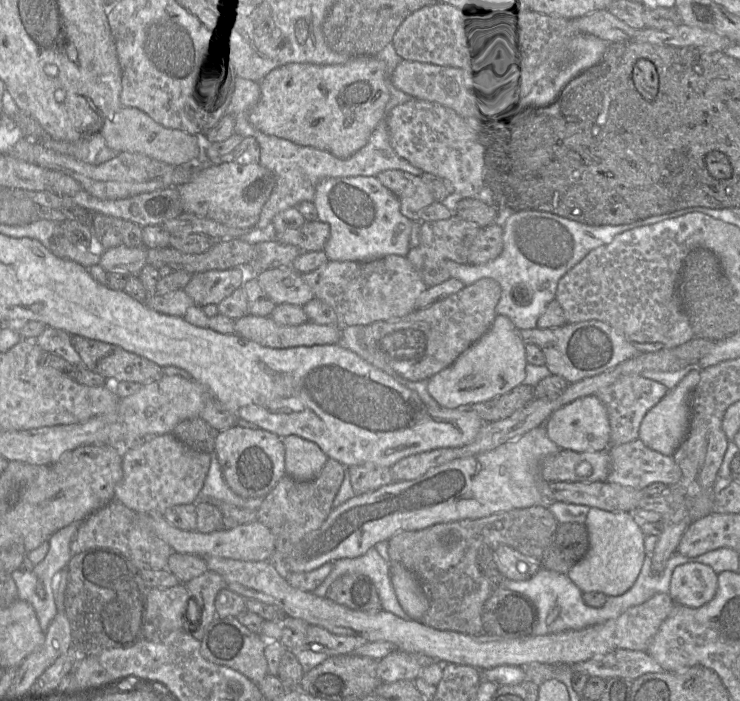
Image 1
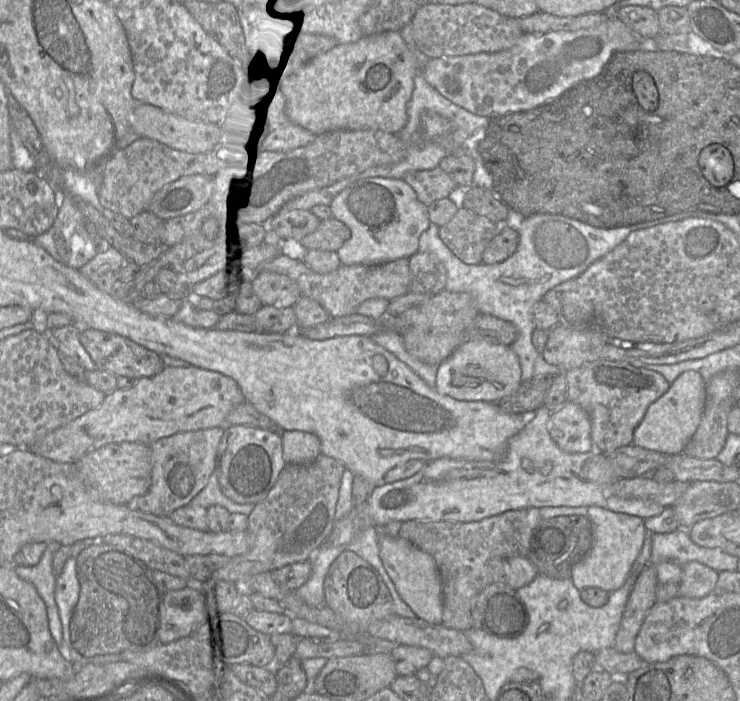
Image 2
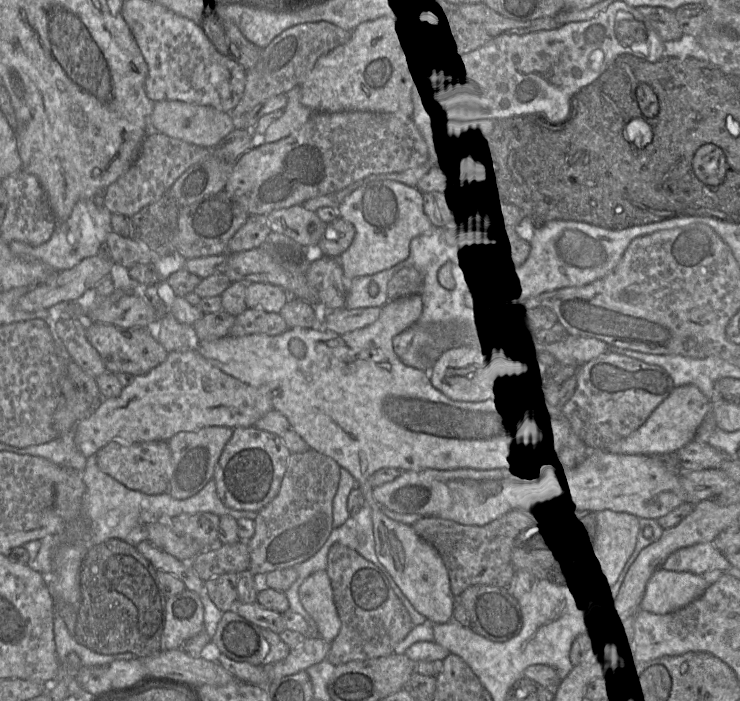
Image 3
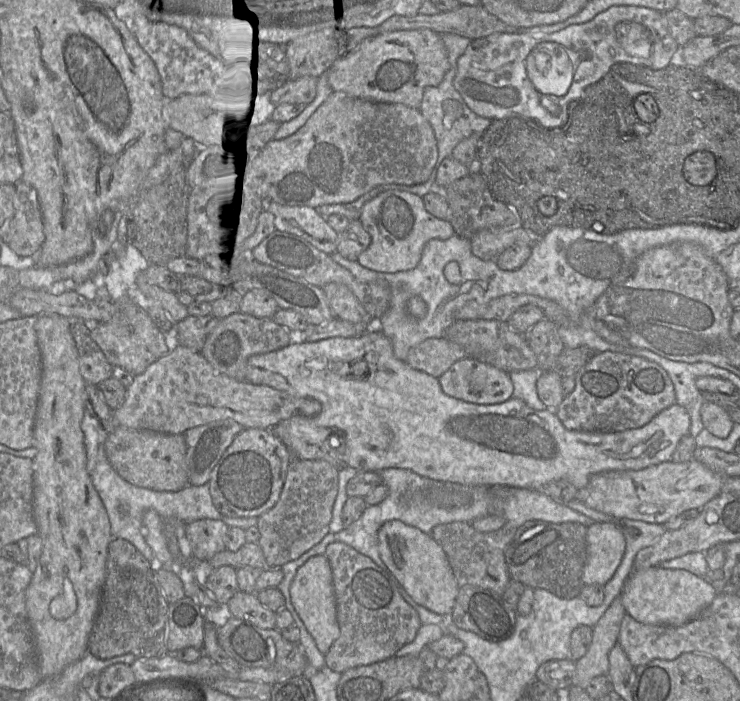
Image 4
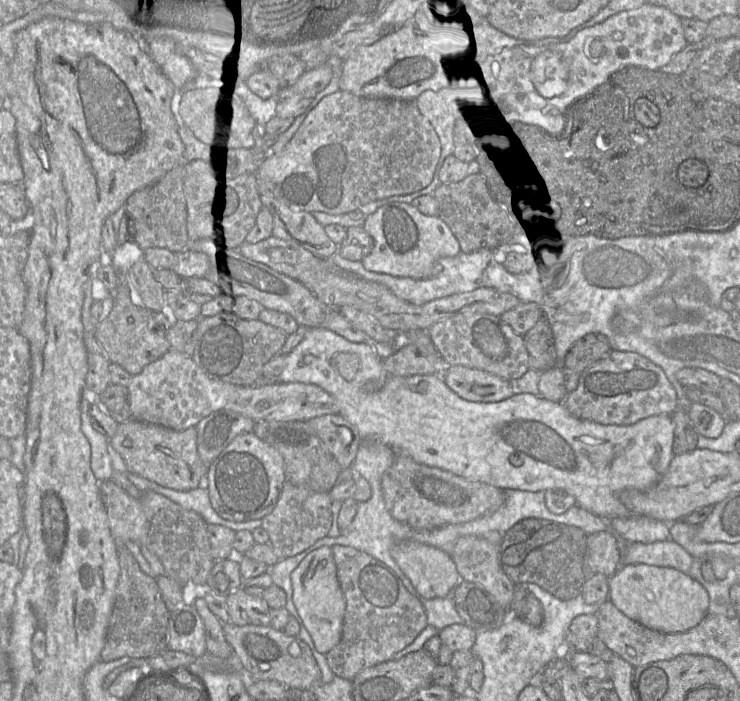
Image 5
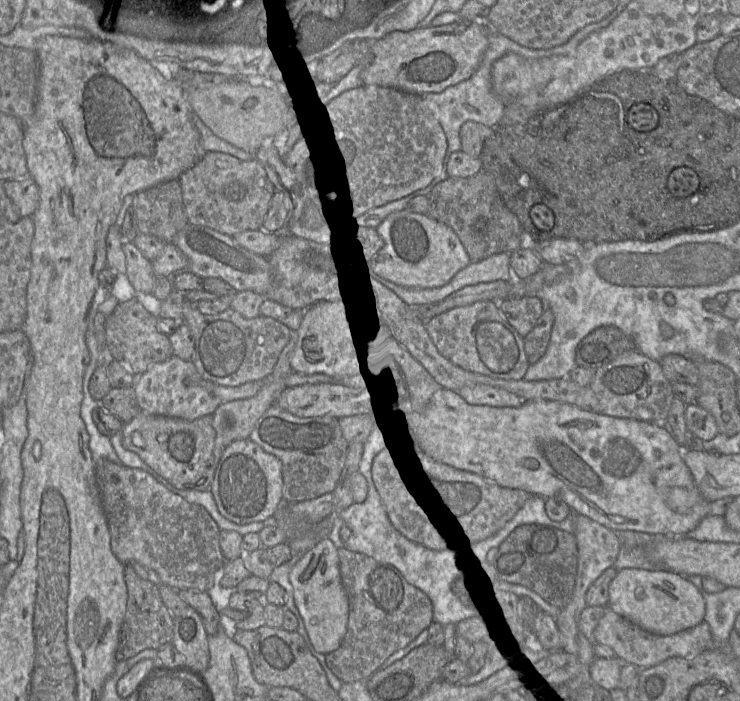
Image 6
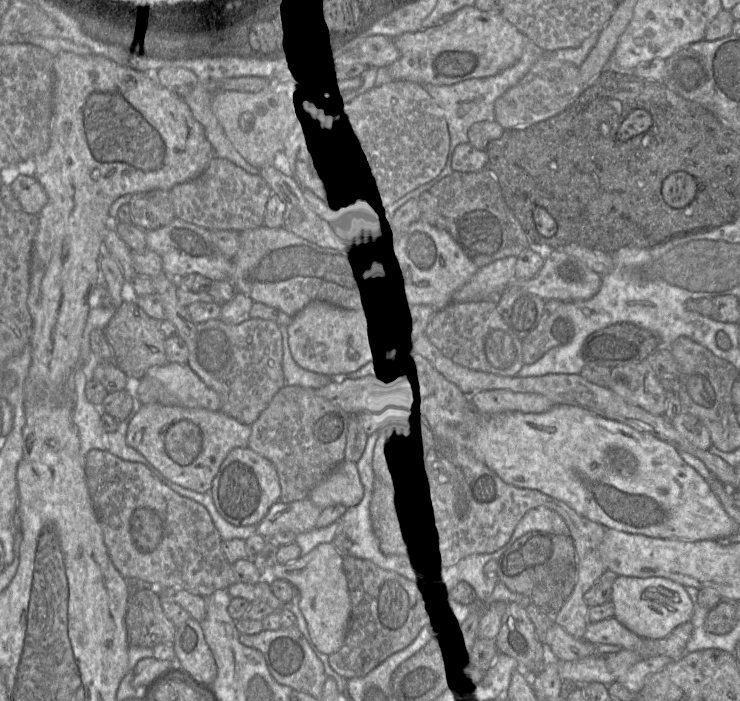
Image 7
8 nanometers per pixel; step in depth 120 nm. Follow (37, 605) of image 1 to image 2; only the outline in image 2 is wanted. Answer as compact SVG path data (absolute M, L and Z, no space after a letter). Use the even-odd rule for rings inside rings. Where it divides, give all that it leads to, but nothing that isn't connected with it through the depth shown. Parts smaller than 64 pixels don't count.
M48 542L40 561L34 566L14 566L16 574L23 580L32 583L43 599L48 617L48 626L57 645L62 645L62 627L58 607L55 601L56 575L53 571L53 555L61 545Z

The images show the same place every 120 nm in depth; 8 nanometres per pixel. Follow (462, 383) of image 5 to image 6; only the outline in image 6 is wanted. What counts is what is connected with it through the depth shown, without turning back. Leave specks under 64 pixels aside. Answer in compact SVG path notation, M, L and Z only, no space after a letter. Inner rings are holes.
M481 384L465 386L459 390L458 394L472 405L520 407L526 402L522 397L505 389Z

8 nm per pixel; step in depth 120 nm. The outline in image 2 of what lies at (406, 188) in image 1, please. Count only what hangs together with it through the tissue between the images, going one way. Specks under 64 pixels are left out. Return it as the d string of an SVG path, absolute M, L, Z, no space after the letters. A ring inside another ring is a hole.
M440 167L408 172L403 180L415 190L418 199L427 206L441 198L454 197L454 192L458 190L455 180Z

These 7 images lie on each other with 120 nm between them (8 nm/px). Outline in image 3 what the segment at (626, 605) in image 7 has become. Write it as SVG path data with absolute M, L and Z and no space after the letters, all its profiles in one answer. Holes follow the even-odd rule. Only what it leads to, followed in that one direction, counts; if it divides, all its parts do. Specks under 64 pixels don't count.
M659 568L646 585L639 609L654 614L670 613L701 596L708 586L701 575Z

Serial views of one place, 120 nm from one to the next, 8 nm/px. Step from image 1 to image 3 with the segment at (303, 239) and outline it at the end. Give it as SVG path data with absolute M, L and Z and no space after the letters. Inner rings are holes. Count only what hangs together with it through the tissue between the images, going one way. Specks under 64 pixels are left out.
M337 218L325 225L316 250L320 255L338 258L350 247L354 237L354 226L342 218Z

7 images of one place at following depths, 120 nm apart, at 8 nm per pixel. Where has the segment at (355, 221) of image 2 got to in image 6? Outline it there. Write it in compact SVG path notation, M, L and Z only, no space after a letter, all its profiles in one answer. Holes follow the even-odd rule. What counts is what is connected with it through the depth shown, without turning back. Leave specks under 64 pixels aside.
M407 209L391 213L377 225L377 231L384 240L380 255L374 257L376 272L388 272L388 280L398 285L413 288L435 288L447 284L455 274L466 267L471 259L455 231L428 214Z

